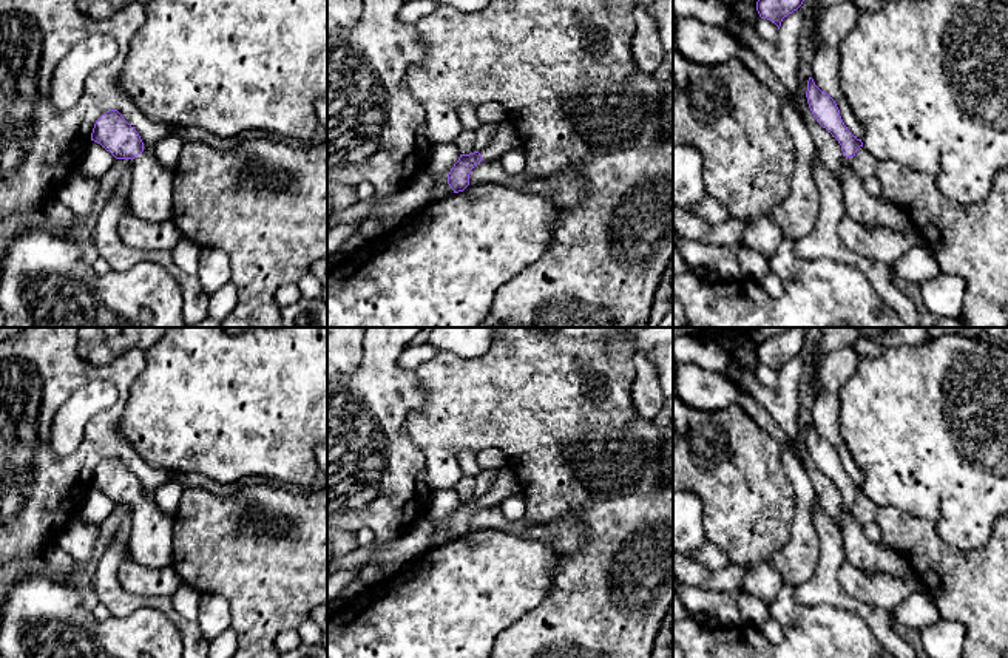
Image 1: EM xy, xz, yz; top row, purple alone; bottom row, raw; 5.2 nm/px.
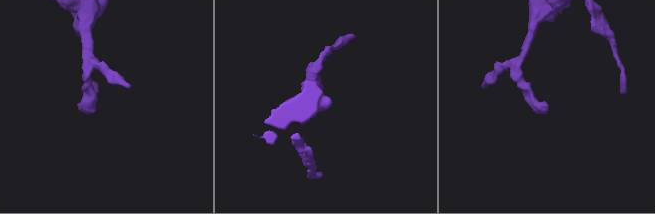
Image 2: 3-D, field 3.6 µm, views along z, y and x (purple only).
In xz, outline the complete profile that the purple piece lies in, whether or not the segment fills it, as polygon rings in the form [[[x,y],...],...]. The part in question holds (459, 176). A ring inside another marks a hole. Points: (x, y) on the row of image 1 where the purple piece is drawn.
[[[506,120],[499,124],[497,133],[491,144],[479,151],[469,154],[460,154],[458,161],[454,164],[448,173],[448,184],[454,193],[463,192],[469,185],[471,170],[482,161],[500,161],[500,158],[522,145],[522,141],[514,130],[514,127]]]

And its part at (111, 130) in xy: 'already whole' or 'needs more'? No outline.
needs more

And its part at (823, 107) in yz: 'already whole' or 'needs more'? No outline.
needs more

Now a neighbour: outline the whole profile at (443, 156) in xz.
[[[445,142],[431,147],[431,156],[426,171],[432,176],[432,188],[429,202],[438,202],[454,195],[448,184],[448,173],[458,161],[460,153],[455,142]]]

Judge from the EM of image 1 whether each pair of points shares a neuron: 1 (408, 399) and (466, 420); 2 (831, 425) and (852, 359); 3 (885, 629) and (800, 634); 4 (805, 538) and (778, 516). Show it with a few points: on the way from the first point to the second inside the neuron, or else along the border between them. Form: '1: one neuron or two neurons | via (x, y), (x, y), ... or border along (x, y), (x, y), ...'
1: two neurons | border along (416, 371), (423, 405), (408, 414), (409, 439)
2: one neuron | via (829, 408), (829, 386), (835, 376)
3: two neurons | border along (842, 609), (854, 612), (880, 641)
4: two neurons | border along (795, 491), (795, 516), (791, 536), (771, 558)

